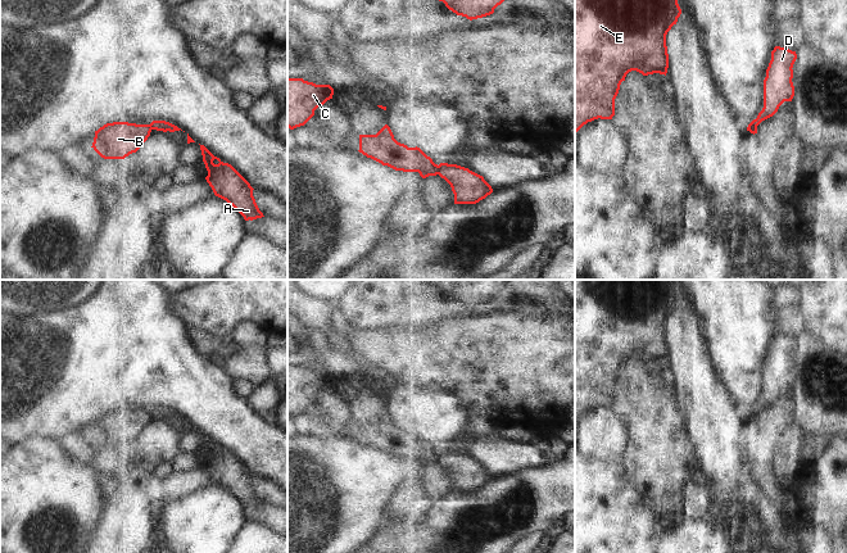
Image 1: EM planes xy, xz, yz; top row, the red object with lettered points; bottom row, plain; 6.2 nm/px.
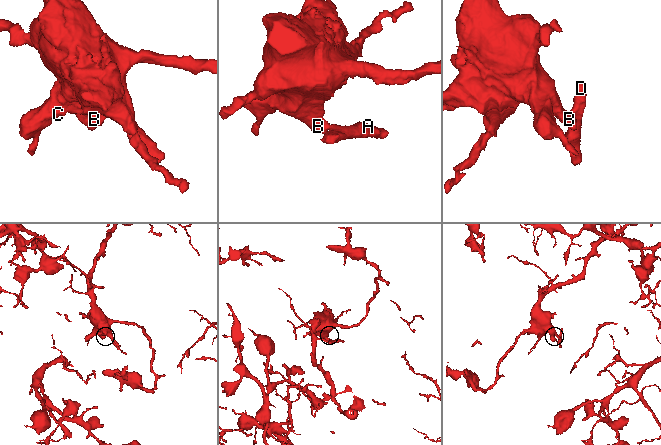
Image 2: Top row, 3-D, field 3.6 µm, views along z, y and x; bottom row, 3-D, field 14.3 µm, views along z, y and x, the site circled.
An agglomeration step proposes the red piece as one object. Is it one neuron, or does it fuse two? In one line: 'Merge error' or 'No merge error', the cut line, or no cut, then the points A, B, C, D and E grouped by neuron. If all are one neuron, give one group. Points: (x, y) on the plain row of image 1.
Merge error. Split along xz (439, 453), (436, 461). Groups: A D / B C E

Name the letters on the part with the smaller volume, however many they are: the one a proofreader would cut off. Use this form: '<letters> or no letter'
A, D

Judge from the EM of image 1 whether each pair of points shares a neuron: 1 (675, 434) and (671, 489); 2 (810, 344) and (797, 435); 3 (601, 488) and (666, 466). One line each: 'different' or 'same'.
1: same
2: different
3: different

